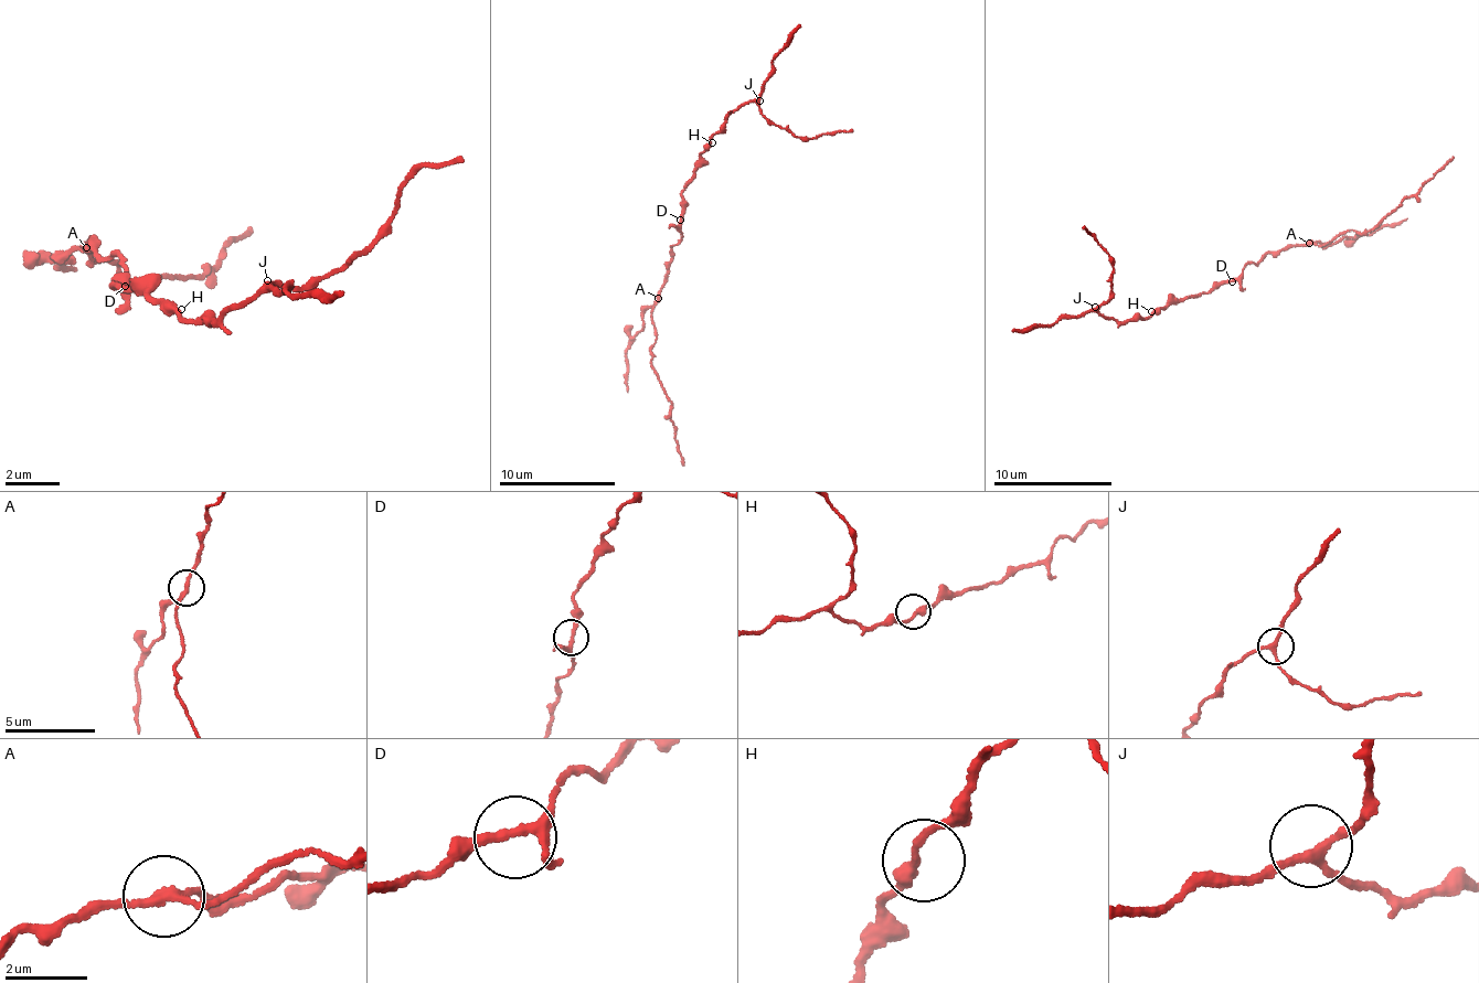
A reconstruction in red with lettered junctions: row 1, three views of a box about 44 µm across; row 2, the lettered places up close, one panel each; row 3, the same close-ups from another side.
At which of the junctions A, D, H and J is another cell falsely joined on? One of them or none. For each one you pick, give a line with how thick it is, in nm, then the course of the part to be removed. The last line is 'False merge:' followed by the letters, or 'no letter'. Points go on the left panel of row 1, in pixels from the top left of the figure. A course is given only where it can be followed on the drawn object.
A: 180 nm | (87, 248), (64, 257), (71, 260), (42, 257), (77, 267)
False merge: A

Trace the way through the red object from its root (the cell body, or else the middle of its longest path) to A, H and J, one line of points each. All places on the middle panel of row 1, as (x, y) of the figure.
A: (681, 217), (678, 245), (673, 246), (667, 280), (658, 297)
H: (681, 217), (682, 190), (691, 181), (701, 153), (710, 150), (712, 142)
J: (681, 217), (682, 190), (691, 181), (713, 134), (723, 131), (732, 113), (746, 103), (759, 100)

